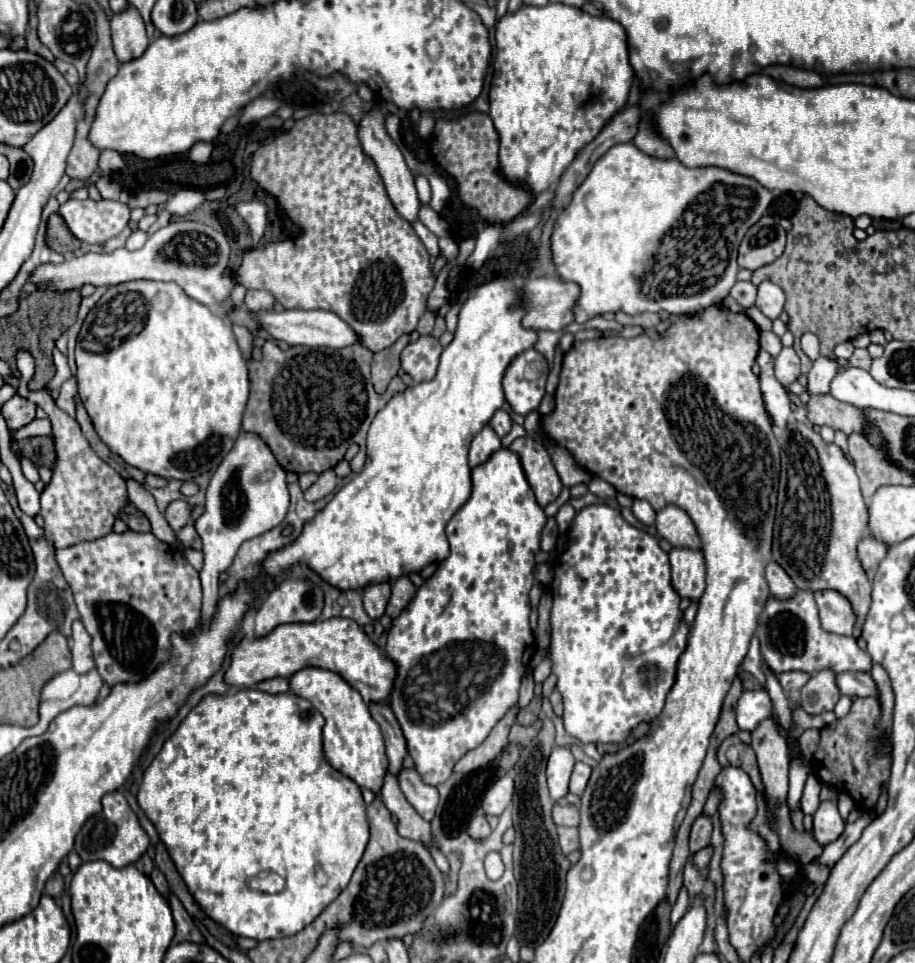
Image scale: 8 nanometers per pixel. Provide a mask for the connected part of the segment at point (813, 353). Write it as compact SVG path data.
M805 334L805 336L801 338L801 348L803 348L803 352L805 352L811 360L815 360L815 358L819 356L819 340L817 340L817 336Z

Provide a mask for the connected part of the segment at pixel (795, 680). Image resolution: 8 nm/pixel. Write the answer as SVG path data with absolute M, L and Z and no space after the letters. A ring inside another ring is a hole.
M783 672L779 678L779 684L783 686L785 692L789 690L801 690L807 682L809 682L809 674L807 672Z

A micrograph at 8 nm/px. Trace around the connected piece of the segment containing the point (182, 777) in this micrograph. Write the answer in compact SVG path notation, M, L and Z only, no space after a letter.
M239 690L235 694L209 694L205 696L181 722L181 726L175 730L175 734L163 744L161 754L151 762L151 766L143 774L137 802L145 816L153 822L153 826L159 832L159 838L169 850L171 860L177 866L177 872L181 874L183 882L187 884L191 896L197 900L199 906L203 906L203 912L221 924L223 928L229 928L235 936L245 936L253 940L269 940L269 938L283 938L301 932L307 924L311 924L349 884L353 870L357 868L367 840L369 840L369 824L367 824L366 804L362 791L353 780L337 772L331 764L327 764L323 756L323 716L301 696L295 696L293 692L285 694L267 694L261 690Z

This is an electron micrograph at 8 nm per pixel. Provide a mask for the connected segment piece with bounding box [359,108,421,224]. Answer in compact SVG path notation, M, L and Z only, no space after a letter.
M373 108L371 112L367 112L359 124L359 140L361 140L361 146L365 150L367 156L373 158L373 162L377 164L377 170L385 182L385 188L387 188L387 194L397 210L397 214L401 218L405 218L407 222L415 222L417 216L419 216L419 198L417 198L417 190L415 190L415 178L411 174L411 170L407 168L405 160L403 160L403 154L399 152L399 148L395 146L395 142L387 136L385 132L385 118L383 118L383 112L379 108Z

